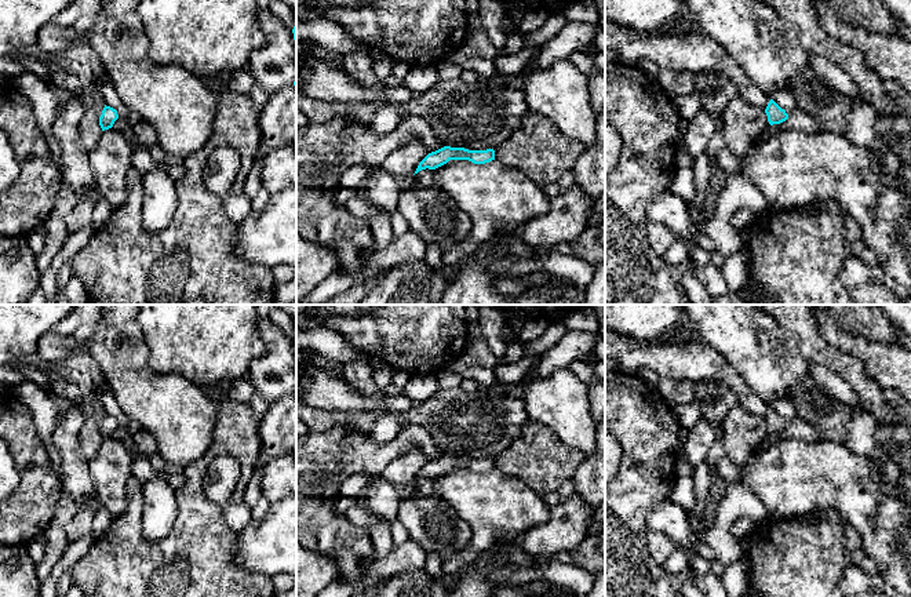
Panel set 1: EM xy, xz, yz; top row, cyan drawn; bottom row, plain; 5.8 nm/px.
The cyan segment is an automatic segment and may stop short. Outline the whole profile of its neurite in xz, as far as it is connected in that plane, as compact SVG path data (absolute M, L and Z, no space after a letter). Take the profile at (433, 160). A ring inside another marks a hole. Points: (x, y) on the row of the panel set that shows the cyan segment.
M444 146L436 152L429 153L418 165L415 174L422 170L436 170L449 160L469 160L474 164L485 164L495 160L495 150L469 150L464 148Z

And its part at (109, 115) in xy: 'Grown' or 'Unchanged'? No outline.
Unchanged

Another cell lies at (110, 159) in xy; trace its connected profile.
M105 130L90 152L90 164L101 197L113 210L121 207L127 197L125 175L131 168L131 145L124 134Z

